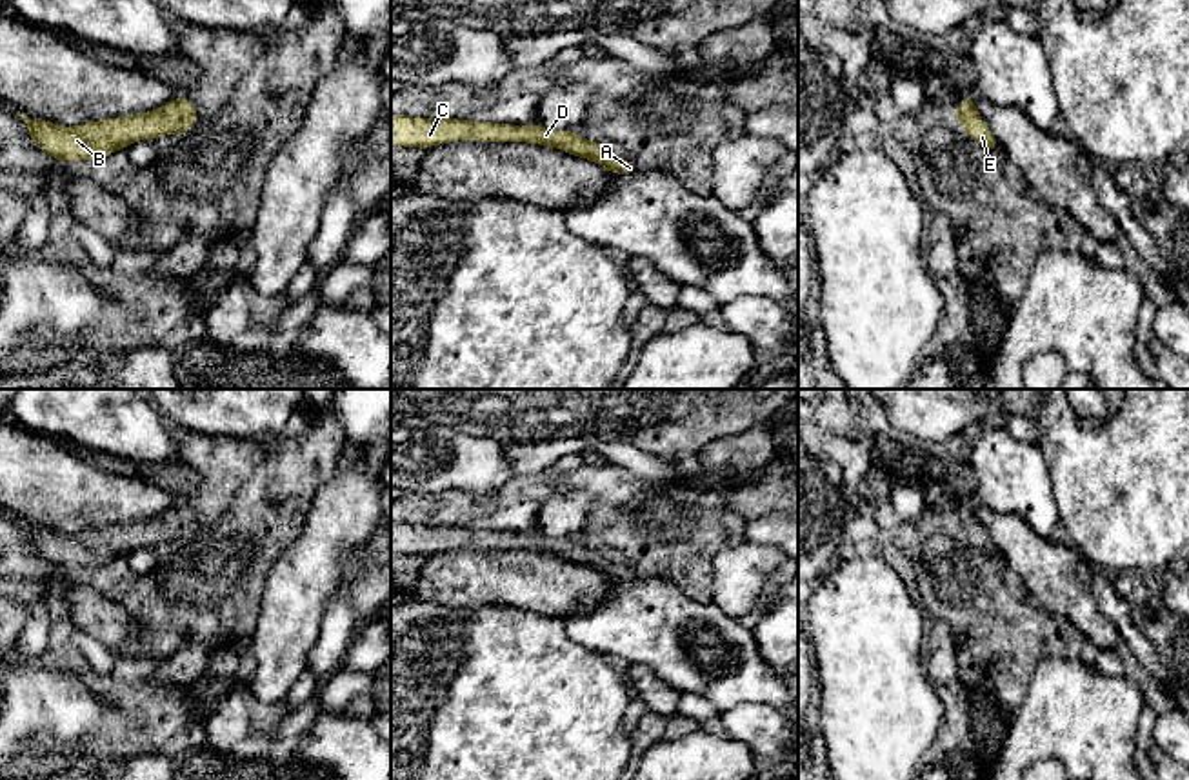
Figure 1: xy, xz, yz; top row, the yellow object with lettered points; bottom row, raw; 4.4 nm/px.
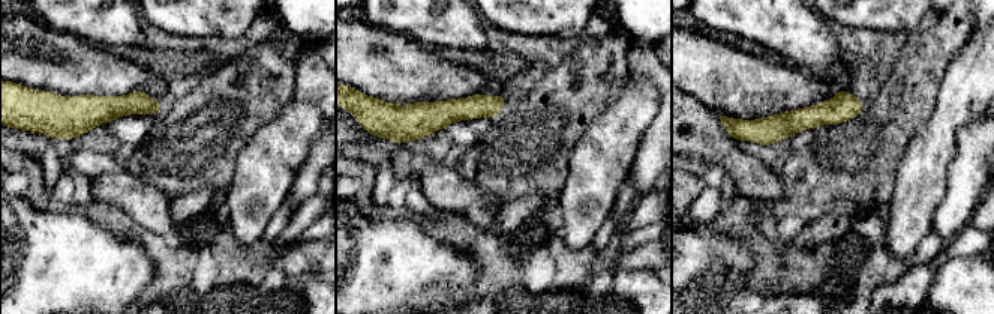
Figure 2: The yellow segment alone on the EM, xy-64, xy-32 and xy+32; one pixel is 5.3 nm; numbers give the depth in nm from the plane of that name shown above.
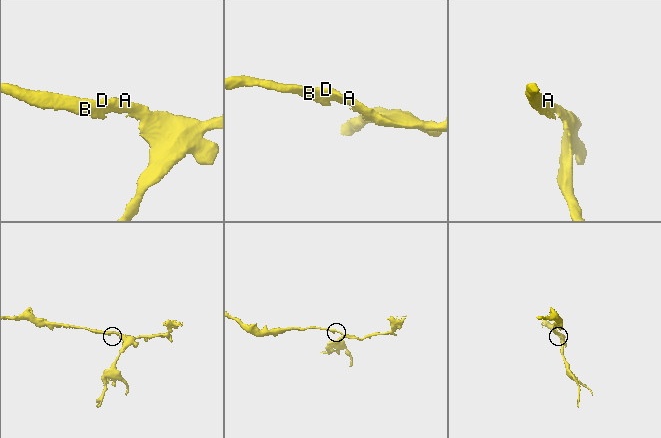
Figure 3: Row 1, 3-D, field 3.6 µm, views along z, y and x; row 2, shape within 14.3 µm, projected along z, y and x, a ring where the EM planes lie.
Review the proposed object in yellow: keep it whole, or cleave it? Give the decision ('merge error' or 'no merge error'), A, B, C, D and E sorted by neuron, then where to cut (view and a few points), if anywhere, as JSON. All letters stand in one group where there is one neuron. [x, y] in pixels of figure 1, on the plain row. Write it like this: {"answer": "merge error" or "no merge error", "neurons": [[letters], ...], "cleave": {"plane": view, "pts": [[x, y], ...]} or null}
{"answer": "no merge error", "neurons": [["A", "B", "C", "D", "E"]], "cleave": null}

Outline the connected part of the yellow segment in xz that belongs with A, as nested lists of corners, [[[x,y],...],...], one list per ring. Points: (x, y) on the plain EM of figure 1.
[[[391,522],[391,551],[429,556],[456,547],[529,549],[558,555],[569,562],[589,565],[609,580],[633,580],[636,573],[600,556],[594,547],[580,545],[575,538],[553,538],[536,531],[515,535],[511,531],[469,529],[456,525],[411,525]]]

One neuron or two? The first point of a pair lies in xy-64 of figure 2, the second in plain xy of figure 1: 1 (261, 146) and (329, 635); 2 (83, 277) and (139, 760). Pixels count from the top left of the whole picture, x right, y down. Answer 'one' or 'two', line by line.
1: two
2: two

